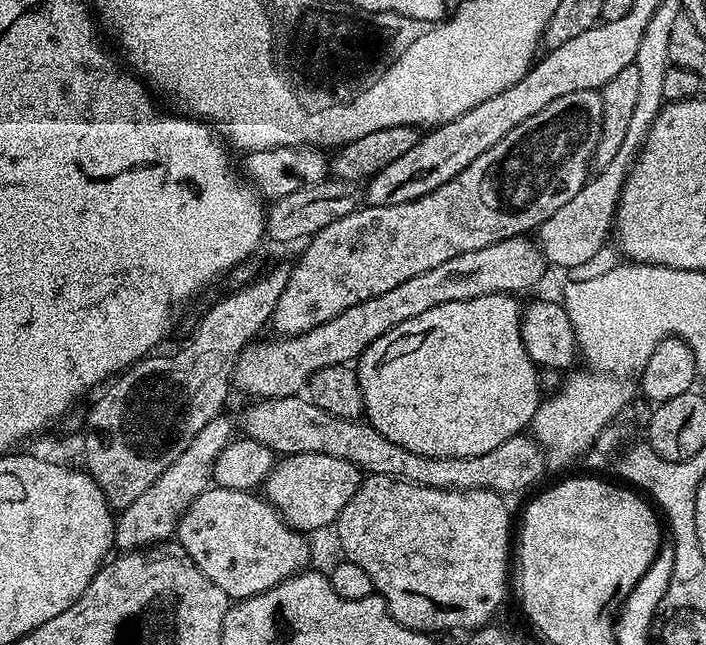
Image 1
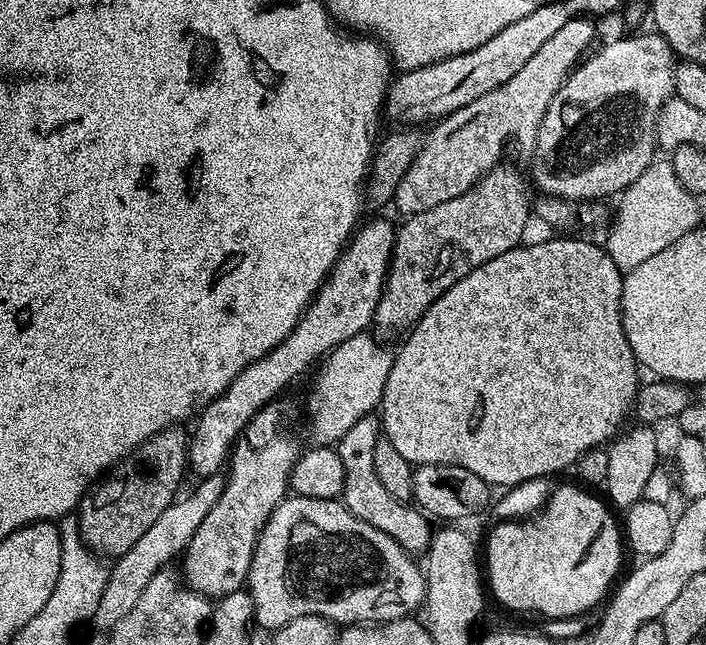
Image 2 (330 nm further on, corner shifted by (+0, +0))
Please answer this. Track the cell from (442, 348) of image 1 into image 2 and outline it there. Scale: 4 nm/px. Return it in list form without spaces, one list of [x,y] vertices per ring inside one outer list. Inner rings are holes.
[[[540,240],[537,244],[521,243],[519,248],[511,248],[506,250],[506,254],[498,254],[498,258],[490,258],[490,262],[486,262],[482,266],[478,266],[474,270],[470,270],[470,274],[466,274],[466,278],[462,278],[458,282],[454,282],[454,286],[450,286],[450,290],[446,290],[434,303],[424,311],[424,316],[415,324],[415,326],[407,333],[404,345],[397,351],[392,358],[392,369],[386,378],[386,386],[384,393],[380,399],[378,409],[378,419],[382,425],[383,439],[388,440],[394,446],[394,450],[398,450],[398,454],[402,454],[402,458],[406,458],[412,465],[418,464],[449,464],[450,466],[462,466],[466,470],[470,470],[473,474],[478,474],[478,478],[482,478],[490,486],[501,484],[501,489],[507,490],[515,484],[526,482],[527,479],[538,479],[540,477],[551,477],[551,472],[560,472],[563,468],[571,469],[575,465],[576,460],[582,454],[586,454],[586,450],[598,448],[607,445],[625,427],[624,419],[630,416],[636,402],[636,389],[641,383],[641,373],[638,371],[638,365],[634,354],[630,350],[630,344],[626,342],[626,334],[624,333],[624,323],[620,317],[620,299],[622,298],[622,286],[624,285],[624,276],[617,268],[607,252],[598,243],[591,244],[588,240]]]

